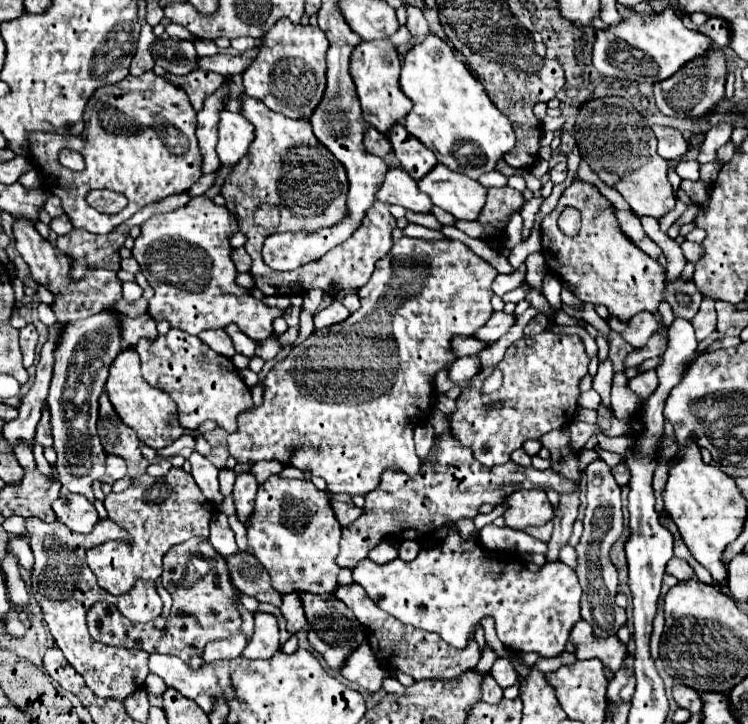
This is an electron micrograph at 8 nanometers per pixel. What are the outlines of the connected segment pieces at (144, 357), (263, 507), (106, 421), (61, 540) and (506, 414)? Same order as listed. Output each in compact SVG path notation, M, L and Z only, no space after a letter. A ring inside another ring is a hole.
M170 328L168 334L160 334L156 340L142 340L138 346L130 348L140 354L144 380L170 394L178 404L178 422L188 430L196 430L204 420L216 420L220 428L234 432L236 416L254 404L250 388L244 384L238 370L234 372L232 360L214 352L198 336Z
M274 474L264 484L260 484L254 500L254 514L250 514L250 522L246 522L246 538L248 538L248 552L262 562L262 566L268 570L272 578L272 586L280 594L288 594L294 590L312 594L330 594L332 590L338 588L336 578L340 566L336 564L336 556L338 556L340 524L334 516L326 492L316 490L316 486L310 480L288 480Z
M106 392L100 396L98 412L100 412L98 414L98 436L100 436L100 442L106 454L120 456L126 462L140 462L142 460L140 440L134 434L134 430L130 430L130 426L126 426L118 418L118 414L114 414L114 406L110 404Z
M38 518L26 520L30 548L36 556L34 572L32 572L32 596L42 608L44 620L56 640L56 646L64 652L66 660L72 664L72 668L84 676L86 684L96 696L102 698L128 698L132 692L136 692L146 676L148 676L148 658L150 654L142 650L122 650L114 646L104 646L92 640L86 626L86 614L90 606L96 602L112 602L122 610L126 618L132 620L154 620L162 612L162 598L156 592L154 582L146 581L144 594L140 594L135 587L127 594L112 596L106 594L102 588L98 588L98 582L92 574L92 570L86 566L86 550L100 546L108 542L110 538L120 540L126 536L110 518L98 520L94 530L90 534L76 534L68 530L66 526L60 526L60 522L46 524Z
M544 330L542 340L528 338L528 336L520 338L506 350L504 358L496 366L504 374L504 384L500 390L496 390L494 394L480 392L484 378L490 376L490 372L494 368L480 370L470 380L470 386L462 388L462 394L456 398L456 412L450 416L450 432L454 434L454 438L458 438L458 442L462 442L462 446L468 446L470 450L474 450L474 458L478 458L478 462L484 462L486 466L496 466L496 464L508 462L510 454L514 450L518 450L524 444L524 440L540 438L542 434L546 434L554 428L564 428L574 420L574 410L578 406L576 400L580 396L578 382L584 374L588 374L588 362L590 362L590 358L584 354L584 342L580 336L556 334L552 330ZM482 446L488 446L490 450L482 452Z

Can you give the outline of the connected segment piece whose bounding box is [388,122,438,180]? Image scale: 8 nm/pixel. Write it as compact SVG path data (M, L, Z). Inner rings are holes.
M396 122L390 130L388 130L388 138L390 144L394 148L396 158L400 160L402 168L416 180L420 180L426 172L430 172L438 160L436 156L422 146L422 142L418 142L400 122Z

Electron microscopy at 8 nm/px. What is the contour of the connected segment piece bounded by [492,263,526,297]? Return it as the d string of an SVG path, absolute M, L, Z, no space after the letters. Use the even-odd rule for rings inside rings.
M525 263L521 265L514 274L498 274L492 283L492 290L495 295L502 297L505 293L519 287L525 280L526 266Z

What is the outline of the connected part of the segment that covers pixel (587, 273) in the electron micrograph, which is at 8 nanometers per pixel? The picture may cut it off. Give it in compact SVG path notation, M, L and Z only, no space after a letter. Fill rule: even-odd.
M574 180L564 194L560 196L554 212L544 216L542 220L542 252L546 256L546 268L560 276L560 280L574 292L576 298L590 304L604 304L612 316L618 316L620 320L630 320L638 312L656 312L658 302L662 298L668 298L672 304L672 310L676 316L682 316L686 320L694 318L698 312L702 294L696 290L694 282L682 282L680 278L672 284L664 284L666 270L652 260L648 254L644 254L618 226L618 218L614 214L614 206L608 198L600 194L600 190L584 180ZM566 206L574 206L582 214L582 228L576 238L564 236L556 220L560 212ZM684 290L690 296L690 306L682 306L678 300L674 300L674 292Z

